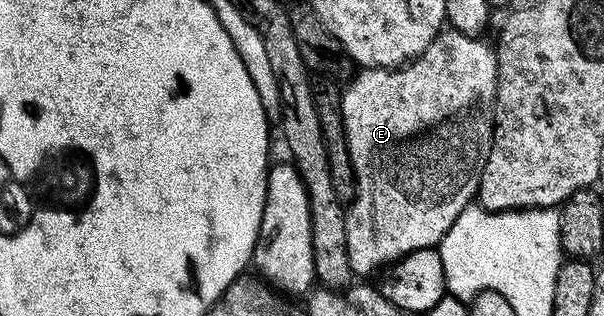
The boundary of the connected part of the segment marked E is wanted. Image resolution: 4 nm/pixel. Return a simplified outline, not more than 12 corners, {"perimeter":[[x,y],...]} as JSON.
{"perimeter":[[440,31],[339,108],[356,276],[438,248],[479,194],[497,57]]}

